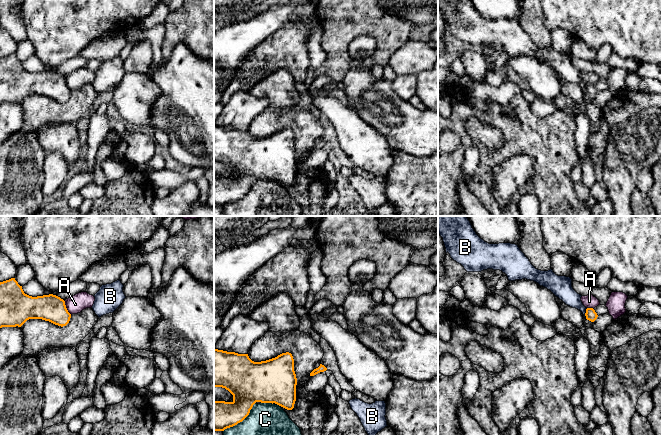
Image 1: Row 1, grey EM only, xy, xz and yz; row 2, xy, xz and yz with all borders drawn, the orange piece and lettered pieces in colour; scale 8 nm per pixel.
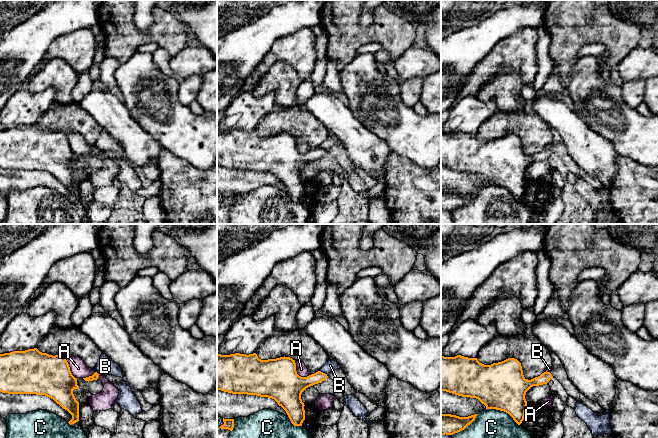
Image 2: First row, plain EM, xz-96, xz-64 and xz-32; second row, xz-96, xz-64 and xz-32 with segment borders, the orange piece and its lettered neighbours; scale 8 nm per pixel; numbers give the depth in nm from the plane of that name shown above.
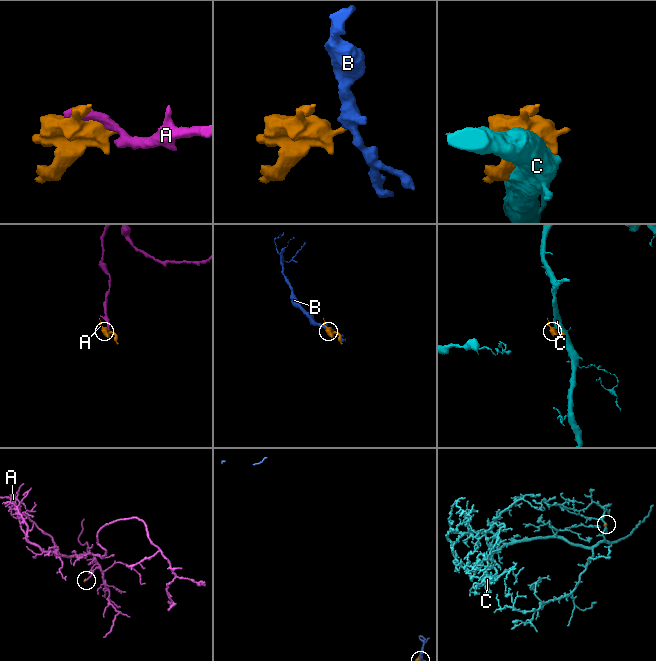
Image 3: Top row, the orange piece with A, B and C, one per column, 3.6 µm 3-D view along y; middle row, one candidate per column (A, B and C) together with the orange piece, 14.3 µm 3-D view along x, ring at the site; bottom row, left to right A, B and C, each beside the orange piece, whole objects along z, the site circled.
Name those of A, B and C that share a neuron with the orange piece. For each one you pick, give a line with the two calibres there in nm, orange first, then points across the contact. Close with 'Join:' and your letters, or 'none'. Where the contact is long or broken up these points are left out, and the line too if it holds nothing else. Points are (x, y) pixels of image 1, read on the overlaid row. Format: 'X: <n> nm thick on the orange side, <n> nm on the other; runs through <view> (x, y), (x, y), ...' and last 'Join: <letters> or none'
Join: none

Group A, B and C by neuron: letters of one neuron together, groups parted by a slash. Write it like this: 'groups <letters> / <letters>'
groups A / B / C

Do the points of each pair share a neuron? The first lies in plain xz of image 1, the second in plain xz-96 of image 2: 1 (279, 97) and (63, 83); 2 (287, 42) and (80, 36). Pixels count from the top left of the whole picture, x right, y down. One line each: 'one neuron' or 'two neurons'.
1: one neuron
2: one neuron

